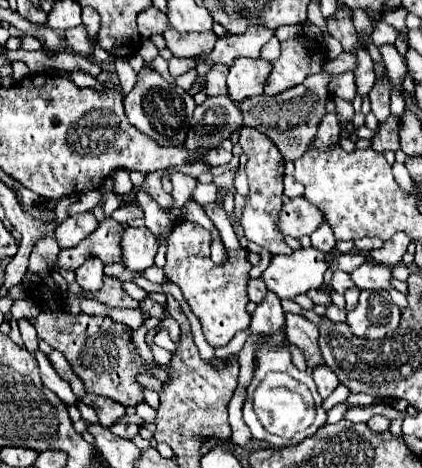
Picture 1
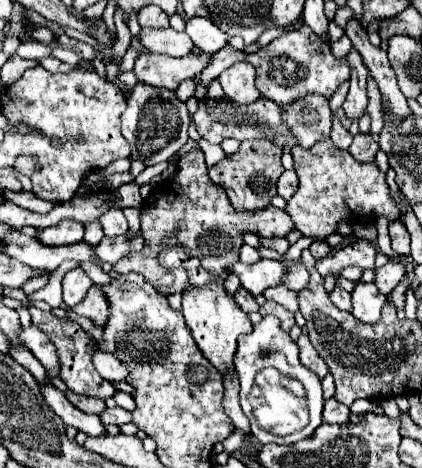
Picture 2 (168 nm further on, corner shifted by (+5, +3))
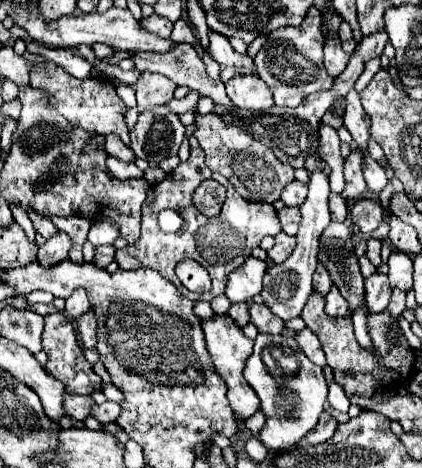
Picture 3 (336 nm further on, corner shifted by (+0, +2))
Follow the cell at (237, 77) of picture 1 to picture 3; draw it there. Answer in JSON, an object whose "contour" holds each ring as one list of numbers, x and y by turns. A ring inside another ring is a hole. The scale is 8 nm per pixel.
{"contour":[[259,75,253,77,233,77,225,83,229,99,243,109,249,111,265,111,273,105,273,97,265,81,261,81]]}

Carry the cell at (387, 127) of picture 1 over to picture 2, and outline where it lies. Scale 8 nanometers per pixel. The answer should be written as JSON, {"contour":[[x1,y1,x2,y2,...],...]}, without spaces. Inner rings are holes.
{"contour":[[356,134,354,142,350,144,348,152,358,160,358,162,372,162,376,152,378,152,378,144,372,140,370,134]]}

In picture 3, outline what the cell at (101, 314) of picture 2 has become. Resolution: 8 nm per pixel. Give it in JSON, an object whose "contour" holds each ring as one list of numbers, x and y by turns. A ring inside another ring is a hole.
{"contour":[[89,309,87,313,83,313,79,319,77,319,77,325,79,325,79,341,85,349,93,349,95,343,97,343,97,317,95,313]]}

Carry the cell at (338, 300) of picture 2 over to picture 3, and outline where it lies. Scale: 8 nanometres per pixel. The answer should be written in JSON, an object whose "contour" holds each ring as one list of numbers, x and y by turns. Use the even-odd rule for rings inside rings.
{"contour":[[333,285,331,291,327,293,325,301,327,301,327,305,325,305,325,313,327,313,327,315,331,315,331,317,347,317,347,315,349,315,349,305,347,305,347,301,341,297,341,293,339,293,339,289,337,289,335,285]]}

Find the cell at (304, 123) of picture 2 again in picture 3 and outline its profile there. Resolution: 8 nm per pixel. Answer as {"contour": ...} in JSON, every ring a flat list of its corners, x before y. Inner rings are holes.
{"contour":[[321,123,319,125,319,147,317,153,323,161,327,161,327,165,333,171,333,185,331,191,341,193,345,189,345,179,343,179,343,157,339,151,339,135,331,125]]}

